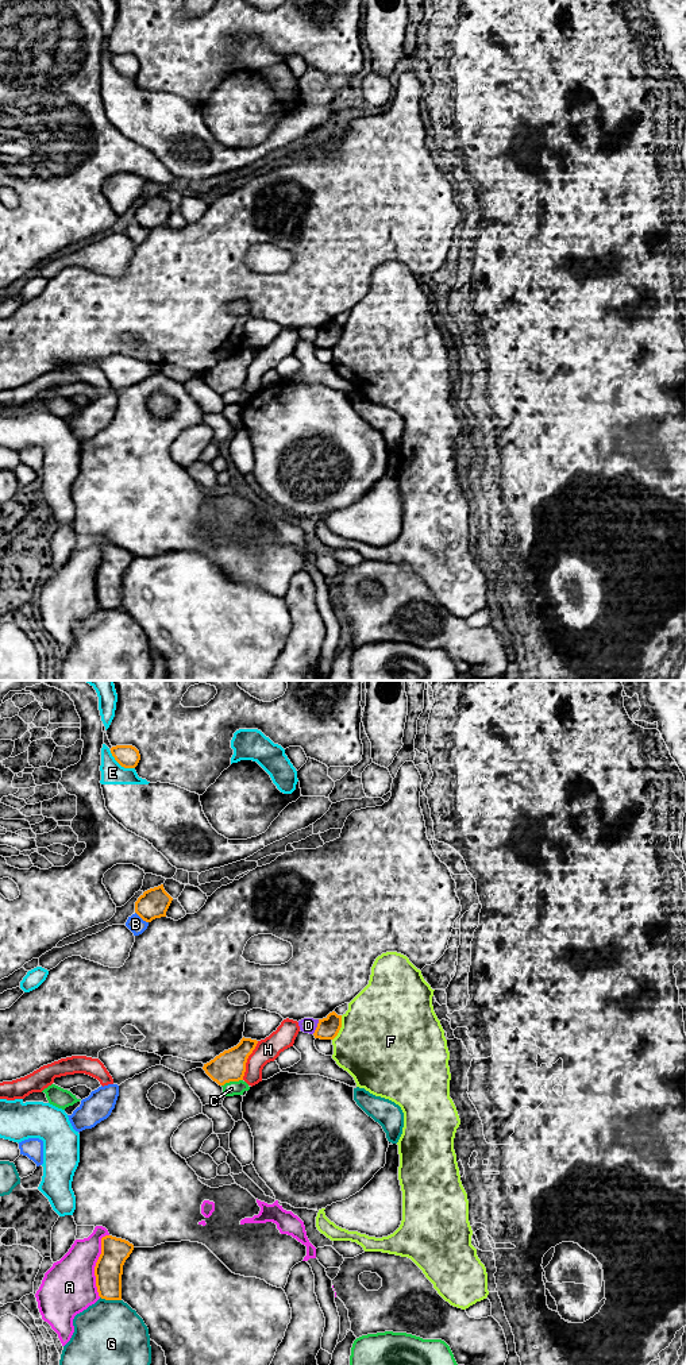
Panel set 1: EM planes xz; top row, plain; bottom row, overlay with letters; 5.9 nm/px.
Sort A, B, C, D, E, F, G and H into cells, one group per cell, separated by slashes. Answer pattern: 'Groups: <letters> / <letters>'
Groups: A D / B / C / E / F / G / H

